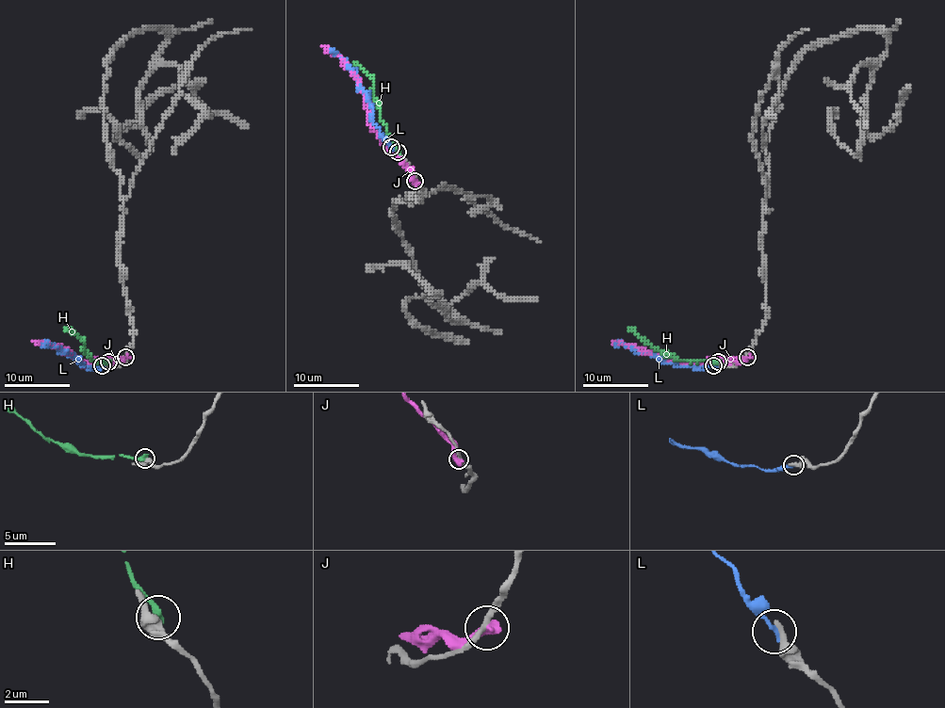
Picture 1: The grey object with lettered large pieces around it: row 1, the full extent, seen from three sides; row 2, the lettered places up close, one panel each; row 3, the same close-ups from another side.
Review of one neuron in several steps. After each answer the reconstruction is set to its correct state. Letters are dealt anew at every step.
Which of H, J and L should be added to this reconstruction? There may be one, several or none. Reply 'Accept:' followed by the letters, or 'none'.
Accept: none

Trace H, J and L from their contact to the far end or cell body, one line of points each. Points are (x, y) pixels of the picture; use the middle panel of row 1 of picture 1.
H: (397, 151), (381, 119), (379, 102), (372, 94), (372, 79), (352, 63)
J: (415, 181), (412, 172), (371, 128), (369, 107), (366, 94), (359, 88), (359, 77), (338, 56), (321, 46)
L: (390, 146), (374, 123), (372, 107), (367, 94), (361, 88), (358, 74), (332, 50)

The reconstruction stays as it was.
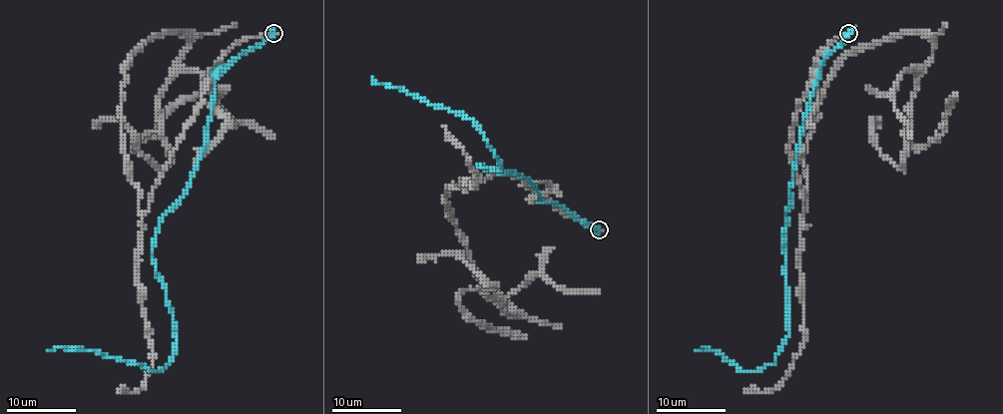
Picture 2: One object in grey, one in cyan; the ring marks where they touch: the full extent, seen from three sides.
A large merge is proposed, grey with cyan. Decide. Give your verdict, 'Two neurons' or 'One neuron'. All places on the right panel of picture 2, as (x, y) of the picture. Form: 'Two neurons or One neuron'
Two neurons

